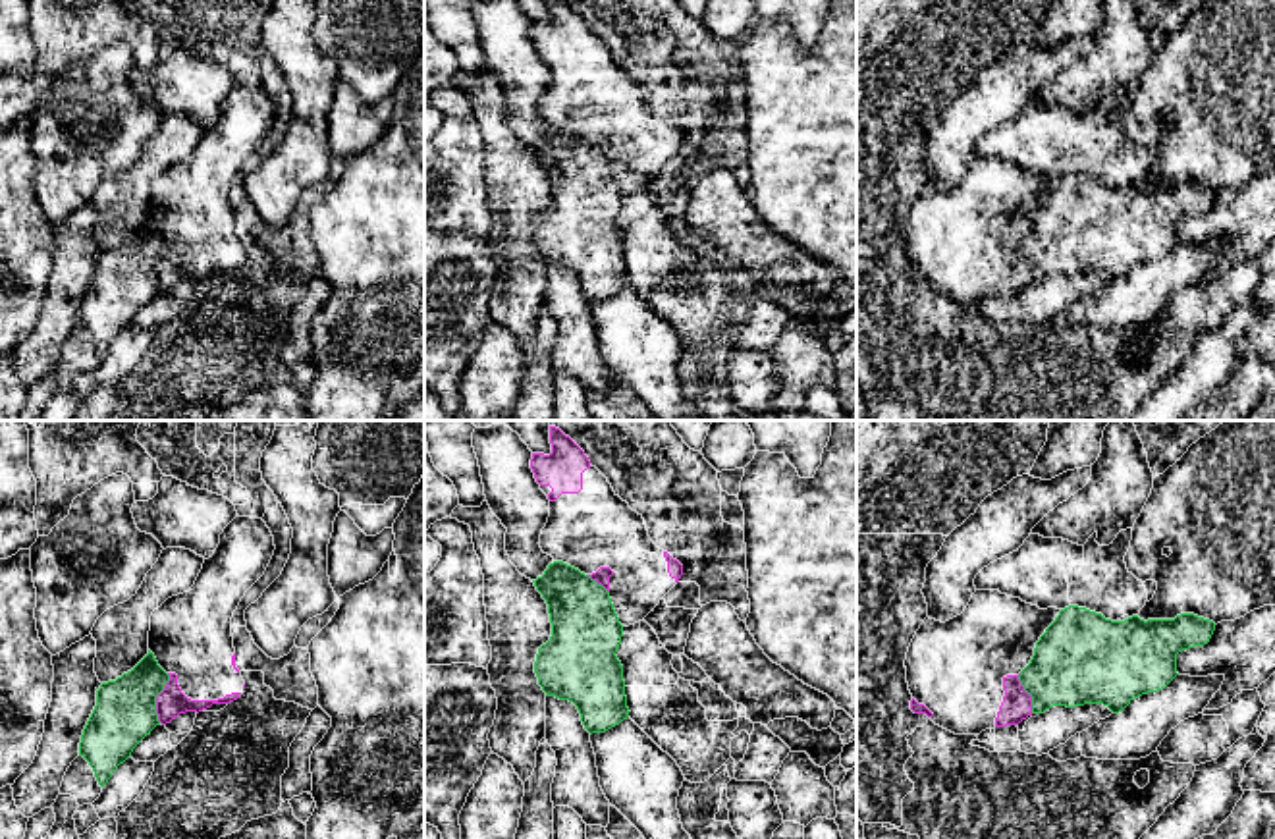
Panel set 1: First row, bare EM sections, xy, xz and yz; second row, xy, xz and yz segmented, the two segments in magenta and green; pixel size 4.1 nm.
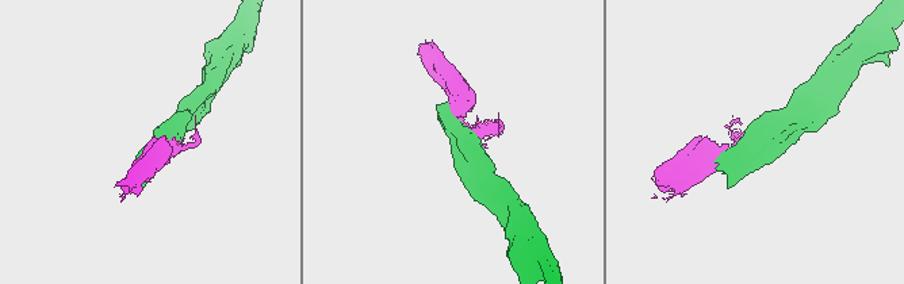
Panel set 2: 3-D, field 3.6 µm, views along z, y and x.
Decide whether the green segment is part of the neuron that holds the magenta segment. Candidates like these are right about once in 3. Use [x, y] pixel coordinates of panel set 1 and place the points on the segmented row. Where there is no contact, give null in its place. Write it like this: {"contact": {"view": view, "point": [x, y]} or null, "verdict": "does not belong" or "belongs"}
{"contact": {"view": "xy", "point": [157, 699]}, "verdict": "does not belong"}

